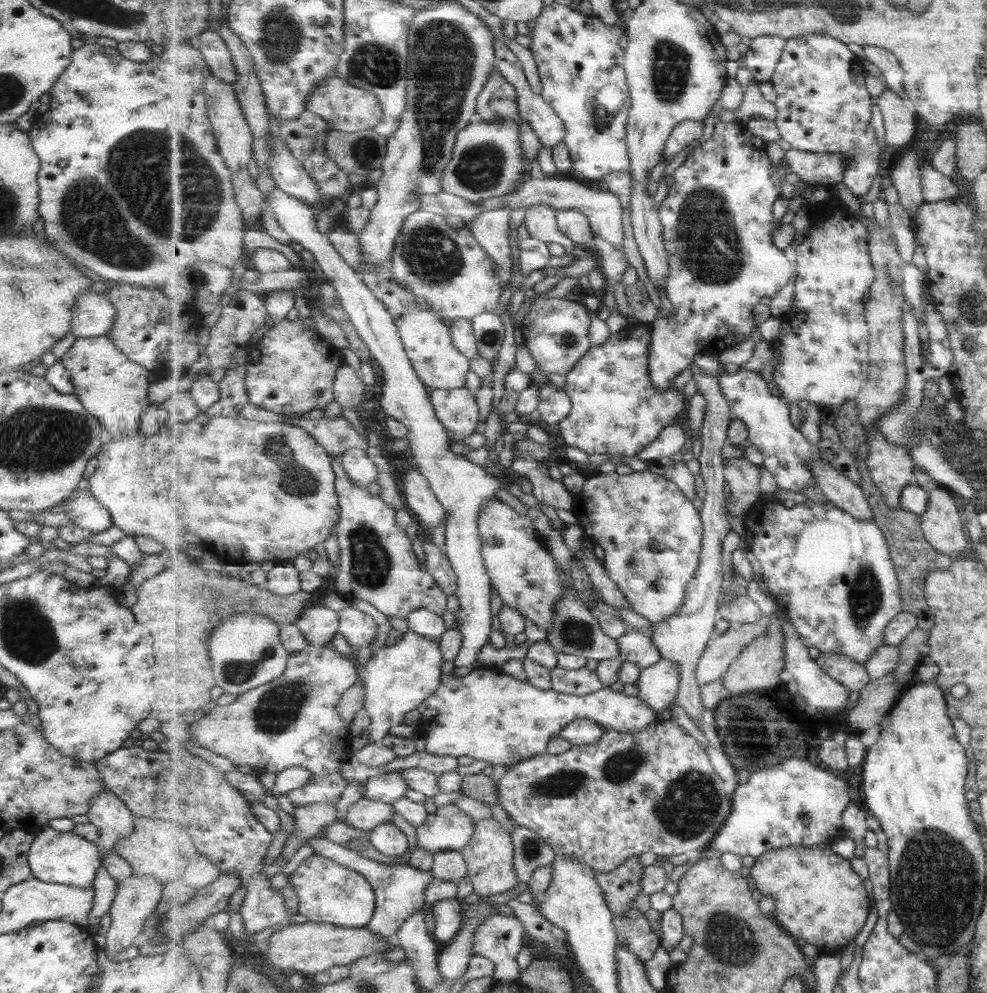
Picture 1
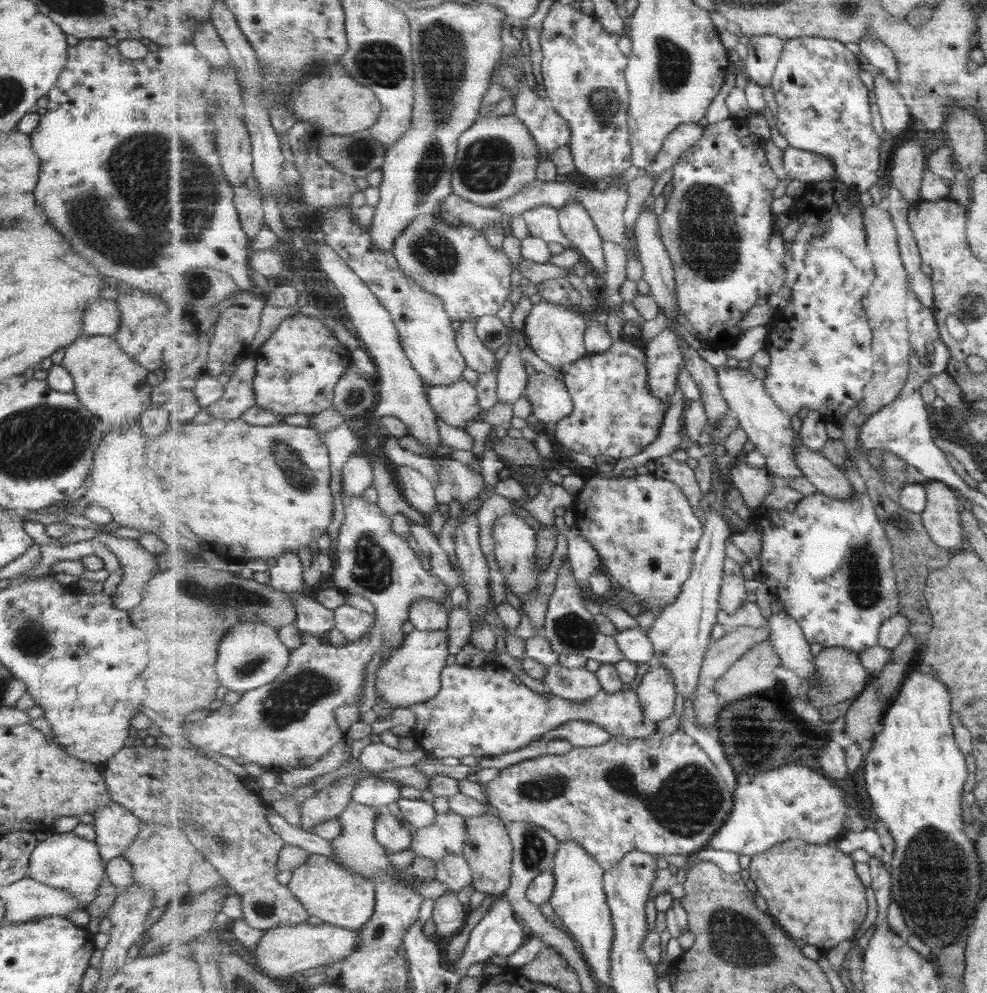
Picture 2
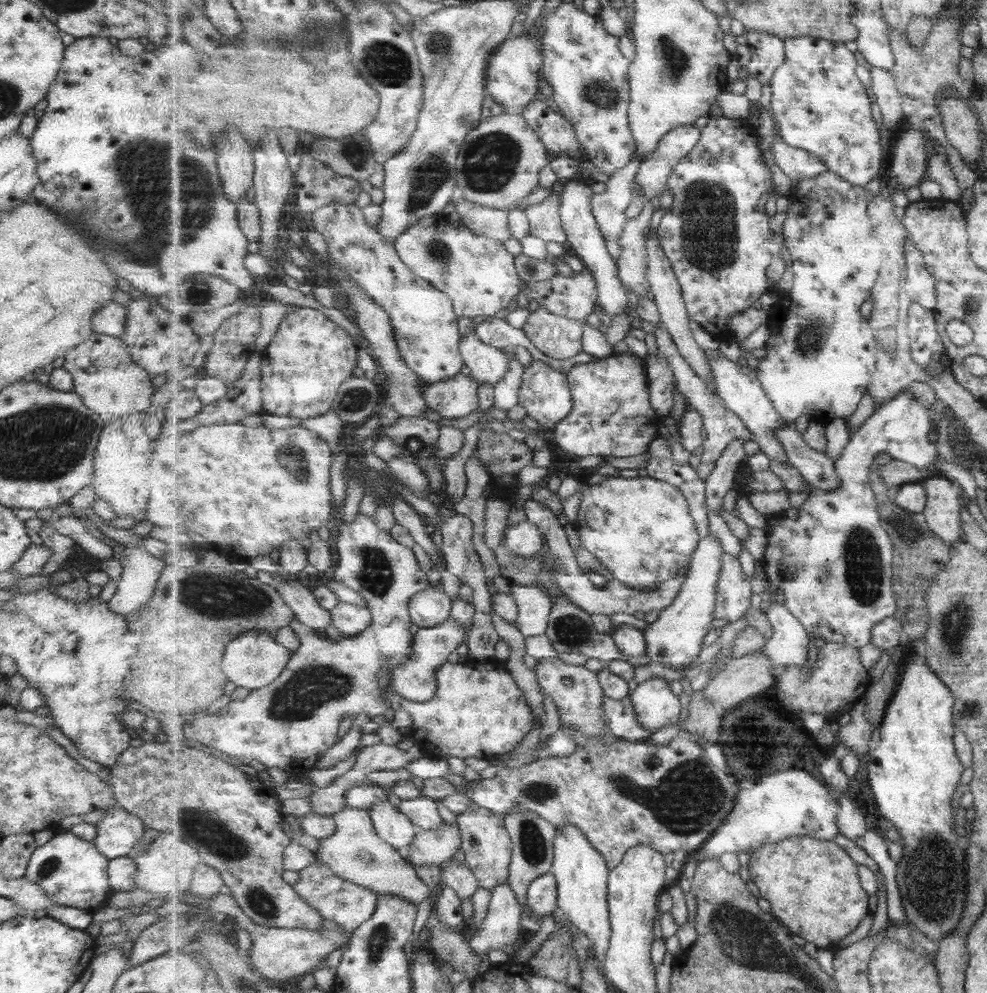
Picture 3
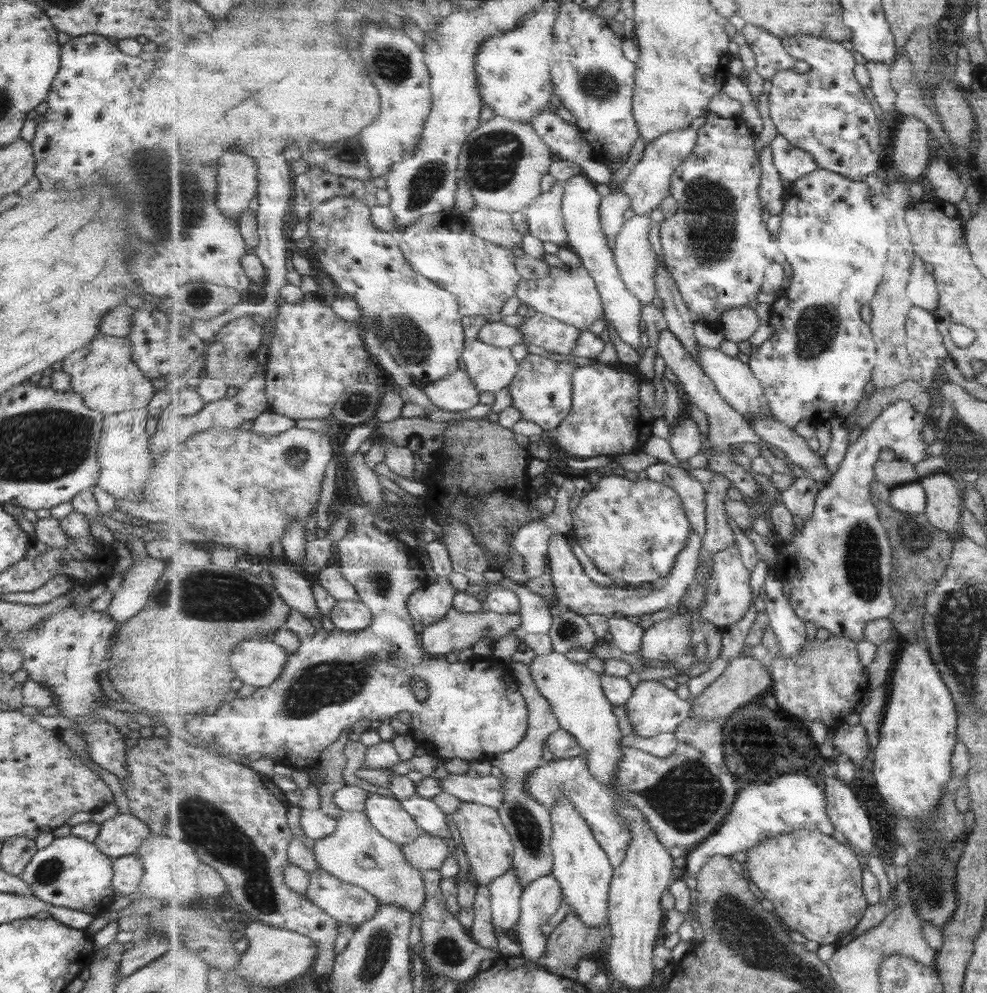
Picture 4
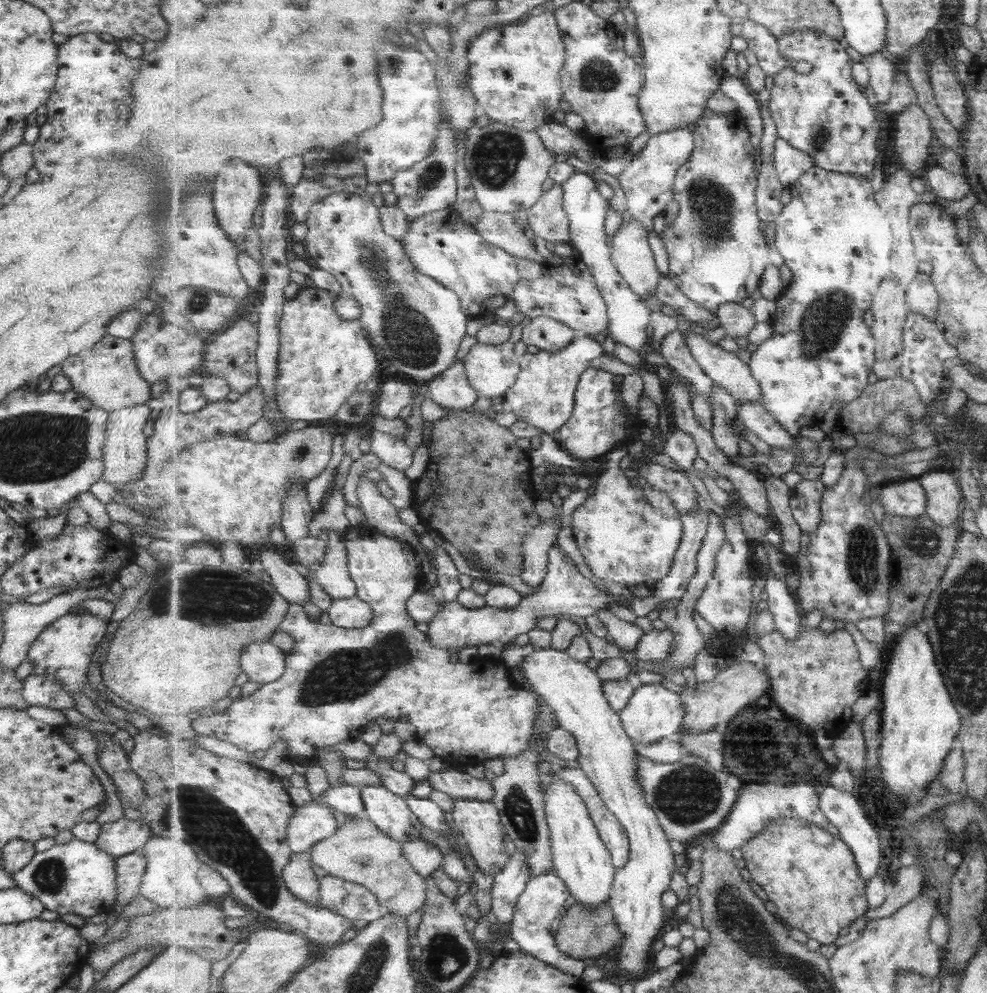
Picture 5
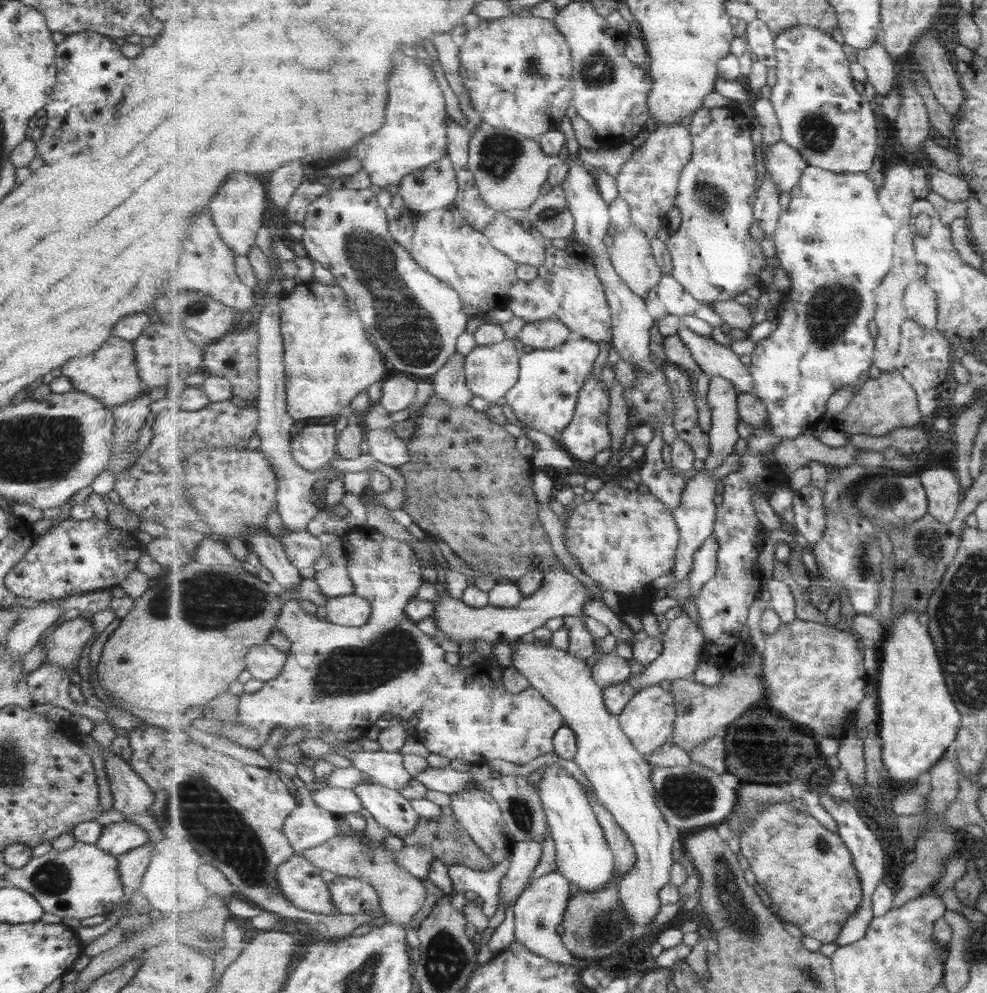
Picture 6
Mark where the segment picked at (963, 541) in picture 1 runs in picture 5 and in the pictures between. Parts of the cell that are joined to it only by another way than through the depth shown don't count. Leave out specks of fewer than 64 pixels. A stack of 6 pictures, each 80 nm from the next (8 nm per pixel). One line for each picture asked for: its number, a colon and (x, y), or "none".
2: (942, 516)
3: (945, 500)
4: (944, 507)
5: (945, 503)

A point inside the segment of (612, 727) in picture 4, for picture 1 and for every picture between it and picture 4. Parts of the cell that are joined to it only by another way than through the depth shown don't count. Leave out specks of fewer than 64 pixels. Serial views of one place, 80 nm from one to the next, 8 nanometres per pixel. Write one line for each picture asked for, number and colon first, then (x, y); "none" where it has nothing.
1: (581, 682)
2: (577, 684)
3: (578, 695)

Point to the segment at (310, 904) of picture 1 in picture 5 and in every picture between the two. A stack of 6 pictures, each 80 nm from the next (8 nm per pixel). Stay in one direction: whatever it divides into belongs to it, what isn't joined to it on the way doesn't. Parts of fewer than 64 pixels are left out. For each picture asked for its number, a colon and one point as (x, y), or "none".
2: (337, 895)
3: (349, 905)
4: (351, 904)
5: (355, 902)

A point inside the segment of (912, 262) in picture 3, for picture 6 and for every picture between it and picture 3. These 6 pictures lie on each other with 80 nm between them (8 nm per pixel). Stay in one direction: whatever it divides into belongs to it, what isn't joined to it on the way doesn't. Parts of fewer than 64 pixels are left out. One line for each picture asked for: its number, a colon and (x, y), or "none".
4: (923, 290)
5: (923, 297)
6: (921, 302)

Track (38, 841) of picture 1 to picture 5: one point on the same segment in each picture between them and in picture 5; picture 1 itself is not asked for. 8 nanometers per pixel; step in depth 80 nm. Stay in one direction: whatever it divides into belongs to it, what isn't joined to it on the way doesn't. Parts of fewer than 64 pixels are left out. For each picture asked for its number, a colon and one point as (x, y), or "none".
2: (63, 861)
3: (70, 871)
4: (71, 873)
5: (76, 878)

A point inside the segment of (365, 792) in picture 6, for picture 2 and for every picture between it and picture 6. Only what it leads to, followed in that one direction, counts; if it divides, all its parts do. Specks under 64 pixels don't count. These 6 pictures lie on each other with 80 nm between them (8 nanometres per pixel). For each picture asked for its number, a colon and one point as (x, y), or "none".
2: (394, 837)
3: (392, 826)
4: (386, 813)
5: (388, 811)

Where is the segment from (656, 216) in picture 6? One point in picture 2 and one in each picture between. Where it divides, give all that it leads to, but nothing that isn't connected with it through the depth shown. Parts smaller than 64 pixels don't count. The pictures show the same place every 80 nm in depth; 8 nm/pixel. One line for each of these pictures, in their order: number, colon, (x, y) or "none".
2: (685, 136)
3: (655, 171)
4: (650, 182)
5: (648, 182)

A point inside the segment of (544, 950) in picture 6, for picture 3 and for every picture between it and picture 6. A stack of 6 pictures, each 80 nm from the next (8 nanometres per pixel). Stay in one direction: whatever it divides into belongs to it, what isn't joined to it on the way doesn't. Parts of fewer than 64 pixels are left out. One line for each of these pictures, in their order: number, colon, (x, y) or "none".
3: (542, 900)
4: (542, 899)
5: (541, 904)

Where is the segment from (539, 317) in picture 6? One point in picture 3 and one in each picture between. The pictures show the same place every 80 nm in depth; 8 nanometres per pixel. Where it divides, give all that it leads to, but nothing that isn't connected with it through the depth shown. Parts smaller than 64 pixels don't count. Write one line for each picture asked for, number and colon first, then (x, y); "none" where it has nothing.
3: (576, 296)
4: (570, 295)
5: (567, 291)

